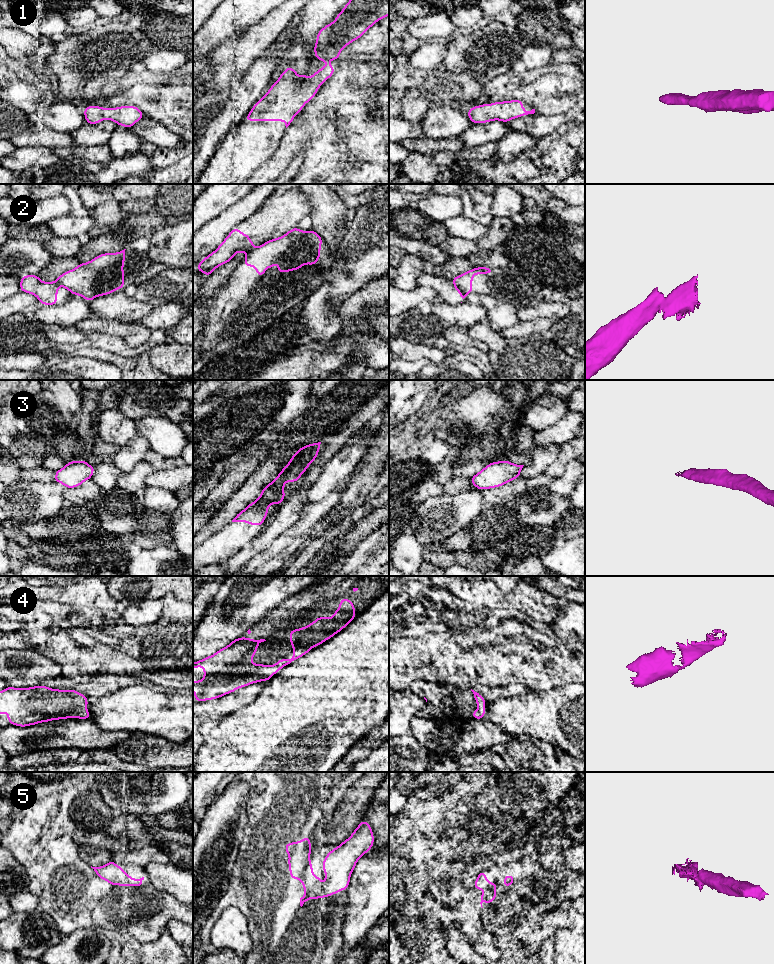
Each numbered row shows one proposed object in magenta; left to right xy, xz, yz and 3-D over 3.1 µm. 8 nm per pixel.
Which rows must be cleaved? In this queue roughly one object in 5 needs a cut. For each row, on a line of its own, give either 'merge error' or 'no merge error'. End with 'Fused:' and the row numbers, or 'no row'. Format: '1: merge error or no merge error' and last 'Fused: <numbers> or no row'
1: no merge error
2: merge error
3: no merge error
4: no merge error
5: no merge error
Fused: 2

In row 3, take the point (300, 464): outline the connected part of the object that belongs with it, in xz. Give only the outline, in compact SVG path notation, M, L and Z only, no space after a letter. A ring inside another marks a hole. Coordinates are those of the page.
M321 442L301 447L291 457L278 476L263 488L257 500L250 503L244 510L236 514L232 522L247 522L251 526L262 526L268 515L270 504L278 506L284 500L284 485L286 482L297 482L309 465L316 459Z

